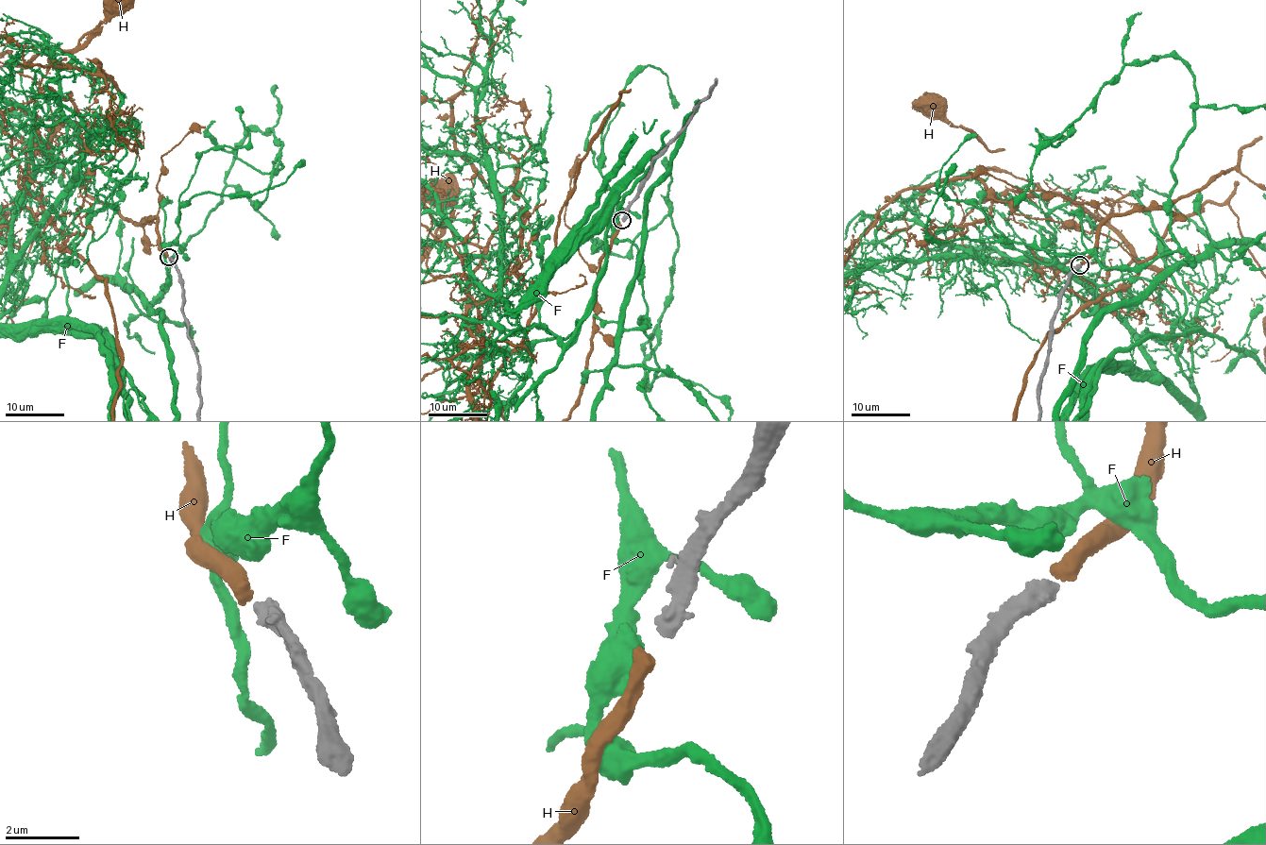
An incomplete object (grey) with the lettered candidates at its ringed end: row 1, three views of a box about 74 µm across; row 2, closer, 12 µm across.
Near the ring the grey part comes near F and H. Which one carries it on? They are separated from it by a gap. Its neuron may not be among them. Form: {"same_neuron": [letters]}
{"same_neuron": ["H"]}

